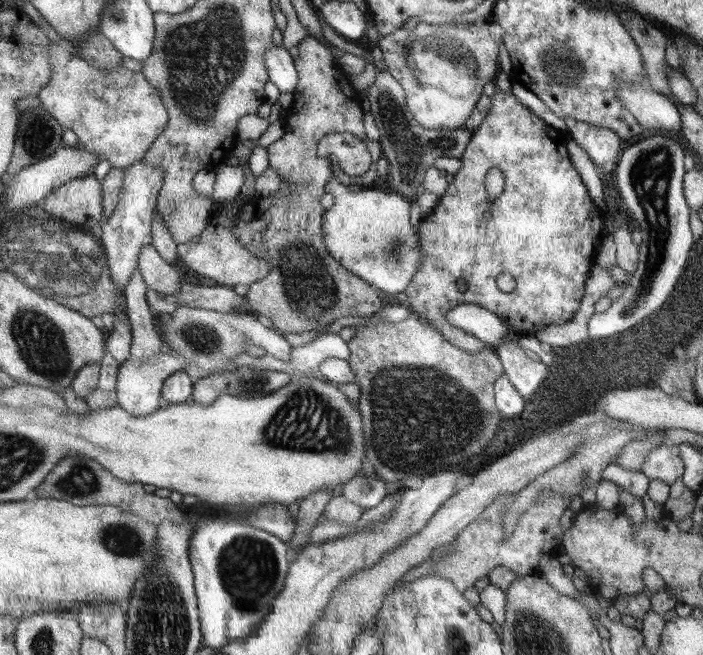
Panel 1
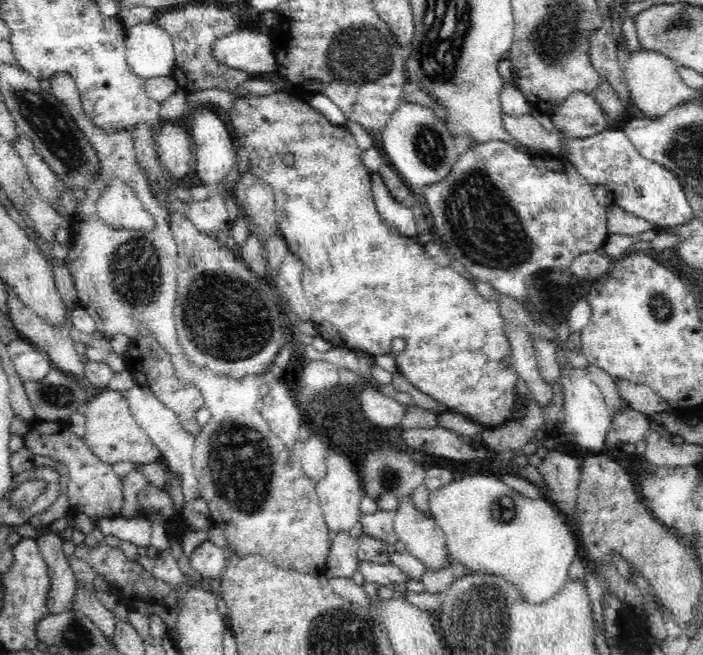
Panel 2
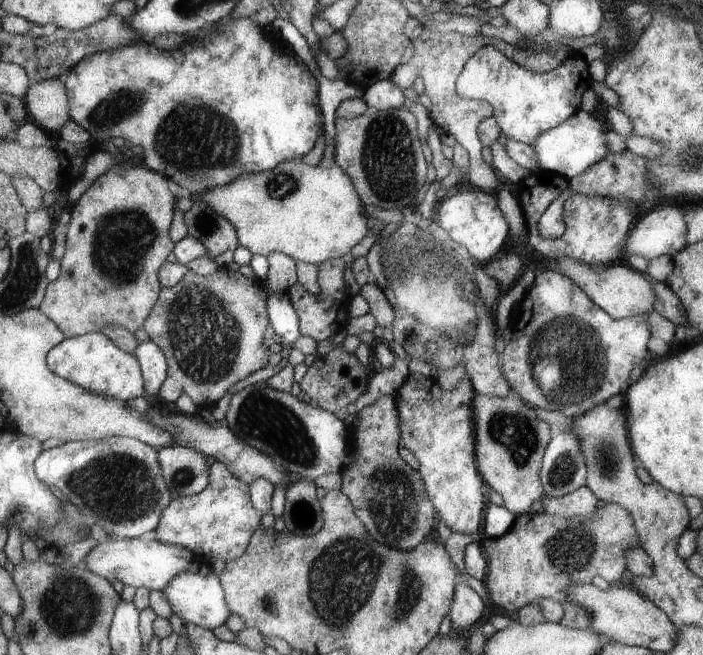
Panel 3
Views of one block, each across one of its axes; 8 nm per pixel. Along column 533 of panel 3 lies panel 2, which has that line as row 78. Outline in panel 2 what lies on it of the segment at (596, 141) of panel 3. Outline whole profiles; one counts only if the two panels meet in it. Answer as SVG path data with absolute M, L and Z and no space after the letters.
M140 24L126 30L128 66L136 78L144 82L154 78L172 78L176 68L176 52L170 36L152 24Z

